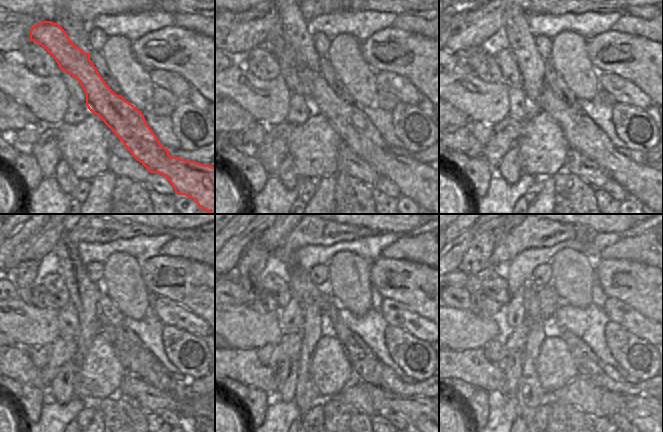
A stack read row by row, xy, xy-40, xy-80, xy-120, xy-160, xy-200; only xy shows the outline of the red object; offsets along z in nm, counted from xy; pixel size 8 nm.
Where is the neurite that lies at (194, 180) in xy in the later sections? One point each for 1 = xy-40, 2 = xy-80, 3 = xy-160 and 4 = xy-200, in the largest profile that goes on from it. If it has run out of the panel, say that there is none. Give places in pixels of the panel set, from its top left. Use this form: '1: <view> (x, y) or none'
1: xy-40 (415, 180)
2: xy-80 (641, 181)
3: xy-160 (367, 367)
4: xy-200 (590, 368)

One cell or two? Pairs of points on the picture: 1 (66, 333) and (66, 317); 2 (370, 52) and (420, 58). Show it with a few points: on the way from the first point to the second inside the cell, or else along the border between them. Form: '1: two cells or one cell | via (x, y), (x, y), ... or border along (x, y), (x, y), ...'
1: one cell | via (66, 329), (65, 321)
2: one cell | via (383, 51), (402, 51), (409, 48)

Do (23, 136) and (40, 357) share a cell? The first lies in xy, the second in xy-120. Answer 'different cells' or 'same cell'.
same cell

